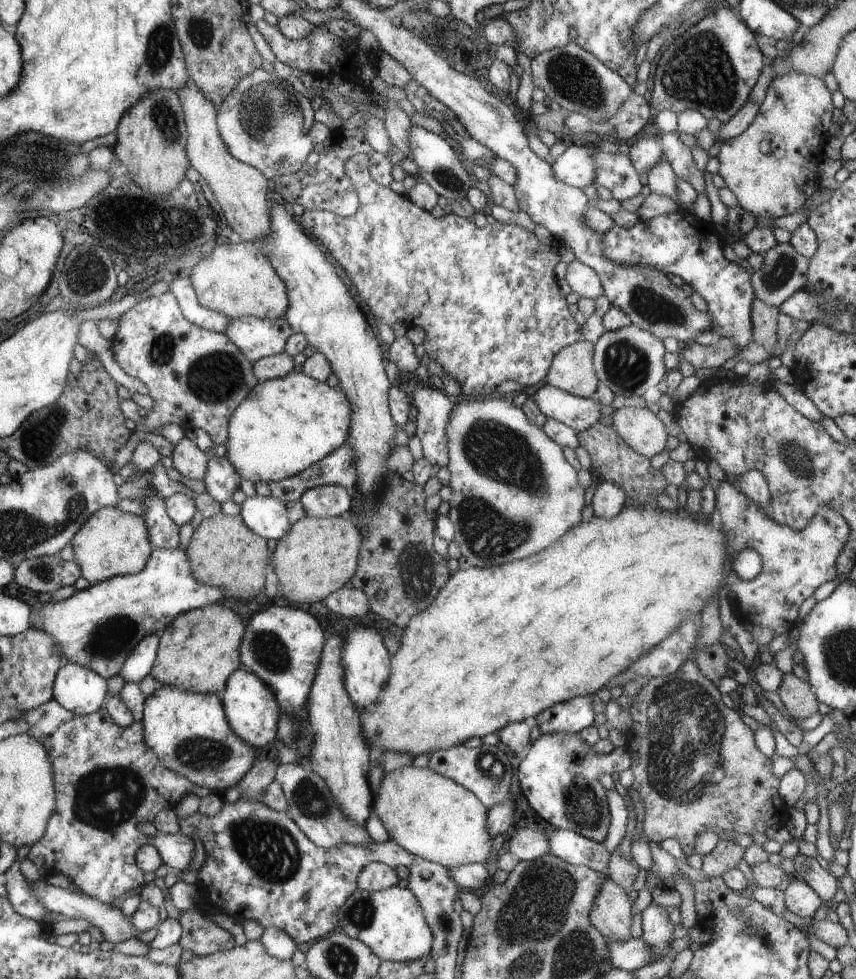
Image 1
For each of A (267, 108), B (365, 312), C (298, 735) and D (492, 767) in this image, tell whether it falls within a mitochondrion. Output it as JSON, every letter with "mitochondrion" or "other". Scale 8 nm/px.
{"A":"mitochondrion","B":"other","C":"other","D":"mitochondrion"}

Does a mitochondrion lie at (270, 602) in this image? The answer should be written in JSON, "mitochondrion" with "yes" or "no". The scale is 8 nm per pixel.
{"mitochondrion":"no"}

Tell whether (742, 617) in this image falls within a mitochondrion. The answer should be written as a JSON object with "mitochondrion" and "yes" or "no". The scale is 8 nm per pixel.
{"mitochondrion":"no"}

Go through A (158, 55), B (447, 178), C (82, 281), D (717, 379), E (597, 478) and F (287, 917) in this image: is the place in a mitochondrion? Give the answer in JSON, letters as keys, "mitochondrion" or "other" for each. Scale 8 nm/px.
{"A":"mitochondrion","B":"mitochondrion","C":"mitochondrion","D":"other","E":"other","F":"other"}

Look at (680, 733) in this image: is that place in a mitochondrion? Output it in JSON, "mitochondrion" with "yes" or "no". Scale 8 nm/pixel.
{"mitochondrion":"yes"}

